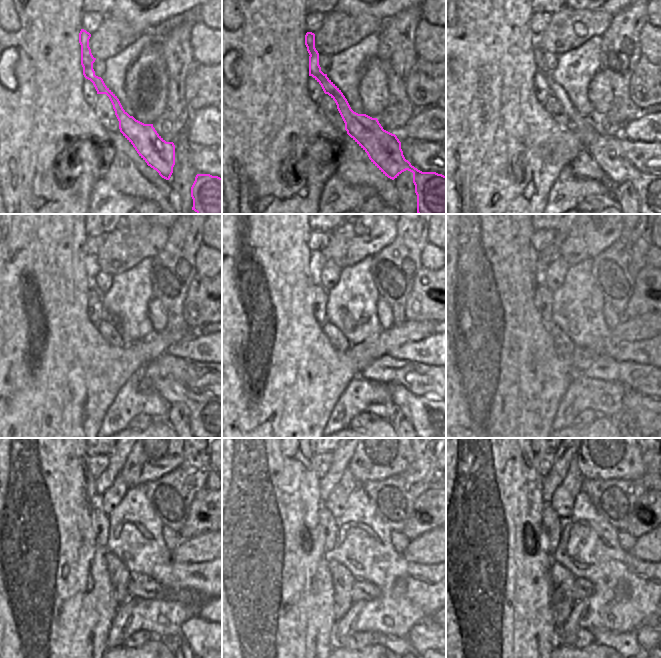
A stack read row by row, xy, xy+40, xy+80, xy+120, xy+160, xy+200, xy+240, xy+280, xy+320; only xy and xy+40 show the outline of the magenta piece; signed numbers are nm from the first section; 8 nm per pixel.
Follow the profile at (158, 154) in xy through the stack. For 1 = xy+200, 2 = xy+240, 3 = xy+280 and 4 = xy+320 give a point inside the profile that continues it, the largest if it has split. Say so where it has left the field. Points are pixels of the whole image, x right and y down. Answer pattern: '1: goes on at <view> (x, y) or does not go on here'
1: goes on at xy+200 (649, 413)
2: goes on at xy+240 (201, 636)
3: goes on at xy+280 (425, 635)
4: goes on at xy+320 (648, 638)

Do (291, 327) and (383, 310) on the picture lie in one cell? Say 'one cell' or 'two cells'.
two cells

